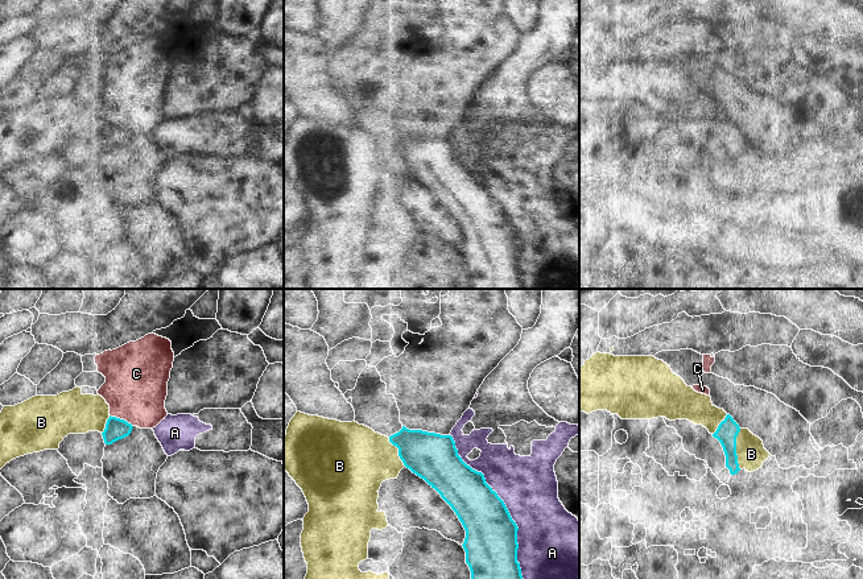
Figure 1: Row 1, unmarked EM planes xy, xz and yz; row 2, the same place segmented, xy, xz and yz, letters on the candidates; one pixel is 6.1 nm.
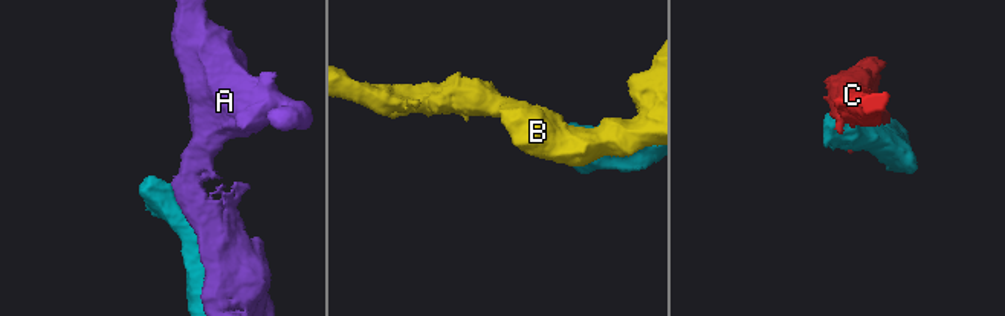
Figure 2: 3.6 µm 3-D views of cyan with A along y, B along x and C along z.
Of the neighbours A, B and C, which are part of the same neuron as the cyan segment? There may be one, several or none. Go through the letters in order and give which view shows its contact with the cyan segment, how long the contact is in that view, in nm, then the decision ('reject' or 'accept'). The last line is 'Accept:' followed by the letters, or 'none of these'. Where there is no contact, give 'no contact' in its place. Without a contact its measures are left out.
A: contact in xz; length 1000 nm; reject
B: contact in yz; length 240 nm; reject
C: contact in xy; length 160 nm; reject
Accept: none of these

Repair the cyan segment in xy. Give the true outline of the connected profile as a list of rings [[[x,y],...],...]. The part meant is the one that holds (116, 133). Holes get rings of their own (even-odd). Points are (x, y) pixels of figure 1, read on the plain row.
[[[110,120],[103,137],[69,138],[59,148],[58,157],[67,165],[73,178],[79,181],[86,169],[102,173],[104,152],[128,141],[132,132],[127,125]]]

